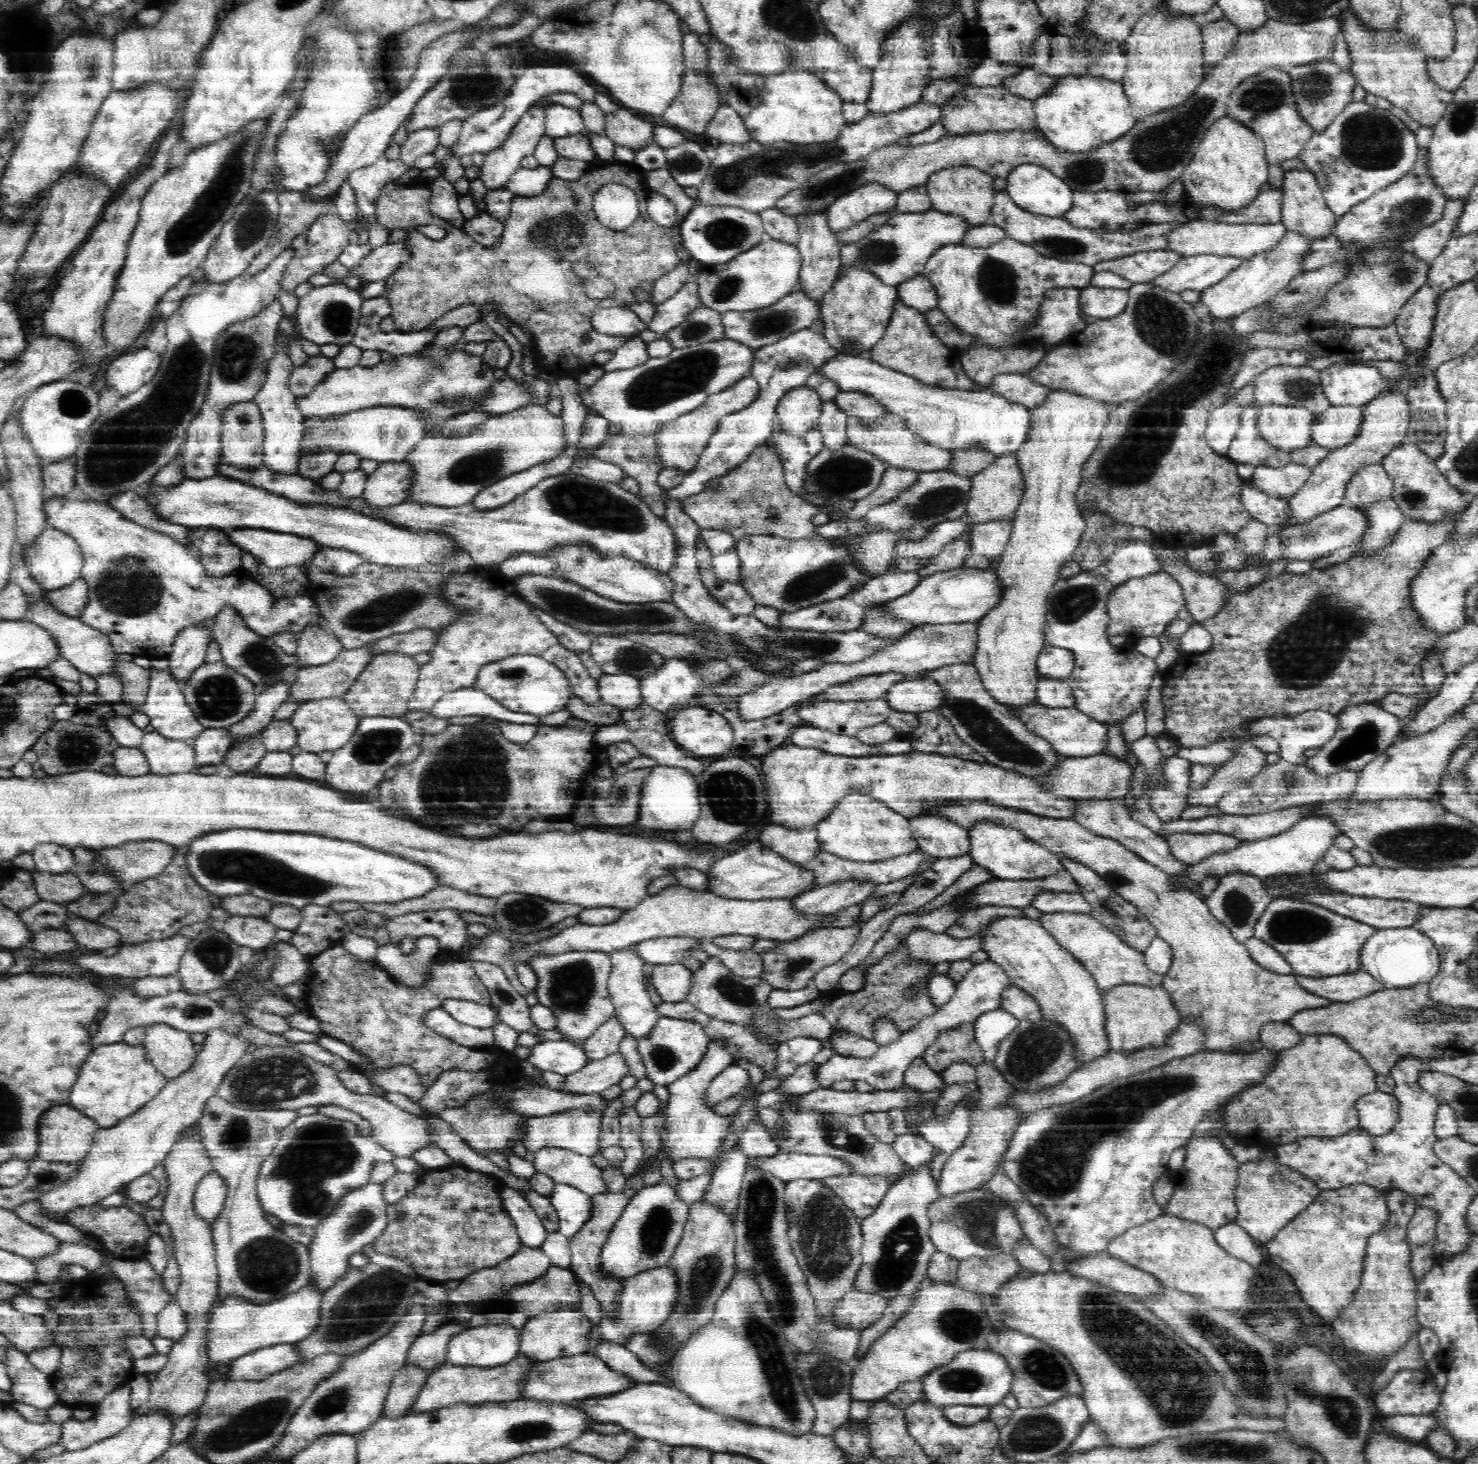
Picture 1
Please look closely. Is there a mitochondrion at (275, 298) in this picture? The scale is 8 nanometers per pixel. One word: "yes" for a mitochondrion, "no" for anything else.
no

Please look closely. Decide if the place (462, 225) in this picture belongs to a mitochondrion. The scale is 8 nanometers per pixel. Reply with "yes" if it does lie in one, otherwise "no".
no

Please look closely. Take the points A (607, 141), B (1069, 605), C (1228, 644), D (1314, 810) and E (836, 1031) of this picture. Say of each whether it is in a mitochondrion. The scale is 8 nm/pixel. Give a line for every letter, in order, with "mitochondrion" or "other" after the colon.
A: other
B: mitochondrion
C: other
D: other
E: other

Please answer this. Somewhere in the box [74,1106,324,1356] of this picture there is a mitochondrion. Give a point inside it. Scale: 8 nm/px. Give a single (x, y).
(269, 1265)

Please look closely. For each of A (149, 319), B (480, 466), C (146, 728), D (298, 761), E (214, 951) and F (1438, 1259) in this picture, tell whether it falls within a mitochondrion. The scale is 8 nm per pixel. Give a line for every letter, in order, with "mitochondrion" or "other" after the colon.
A: other
B: mitochondrion
C: other
D: other
E: mitochondrion
F: other

